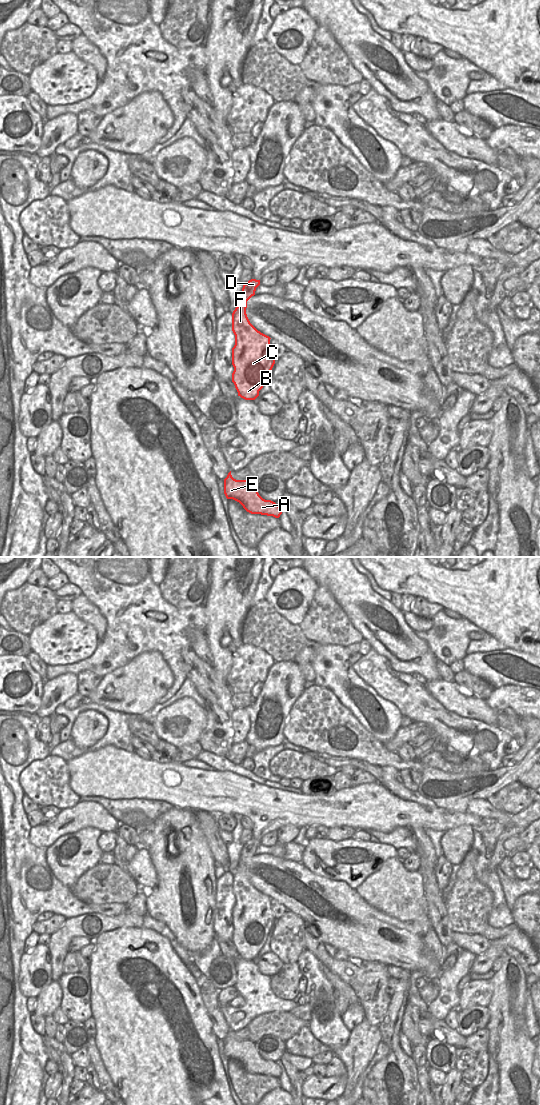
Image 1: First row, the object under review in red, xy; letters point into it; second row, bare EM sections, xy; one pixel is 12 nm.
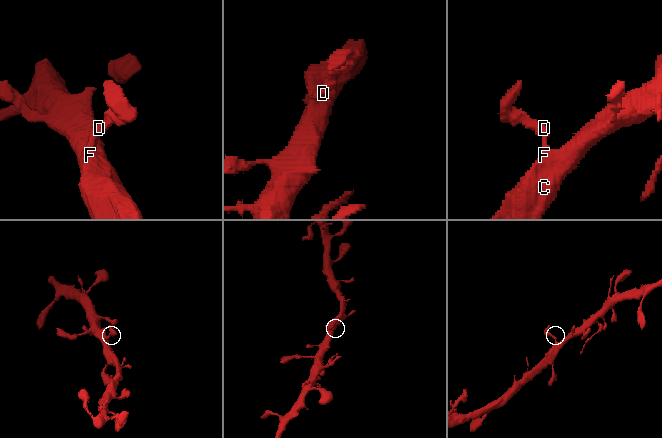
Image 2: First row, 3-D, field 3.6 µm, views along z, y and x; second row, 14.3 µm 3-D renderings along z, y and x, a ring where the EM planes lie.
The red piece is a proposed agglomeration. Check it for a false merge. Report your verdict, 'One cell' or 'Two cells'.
One cell.

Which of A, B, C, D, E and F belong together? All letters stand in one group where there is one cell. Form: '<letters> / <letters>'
A B C D E F

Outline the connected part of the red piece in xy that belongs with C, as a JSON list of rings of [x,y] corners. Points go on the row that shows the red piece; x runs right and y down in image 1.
[[[251,279],[243,285],[238,306],[232,313],[232,331],[235,345],[232,348],[232,382],[238,396],[255,400],[275,364],[270,337],[258,331],[249,321],[247,301],[255,295],[260,280]]]

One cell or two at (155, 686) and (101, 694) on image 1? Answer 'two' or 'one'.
one

